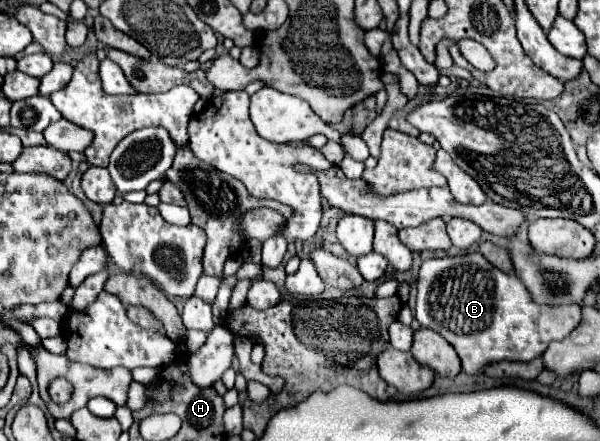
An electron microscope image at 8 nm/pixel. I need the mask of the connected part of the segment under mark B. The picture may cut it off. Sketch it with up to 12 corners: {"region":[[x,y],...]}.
{"region":[[480,252],[430,258],[416,320],[470,376],[530,362],[580,322]]}

